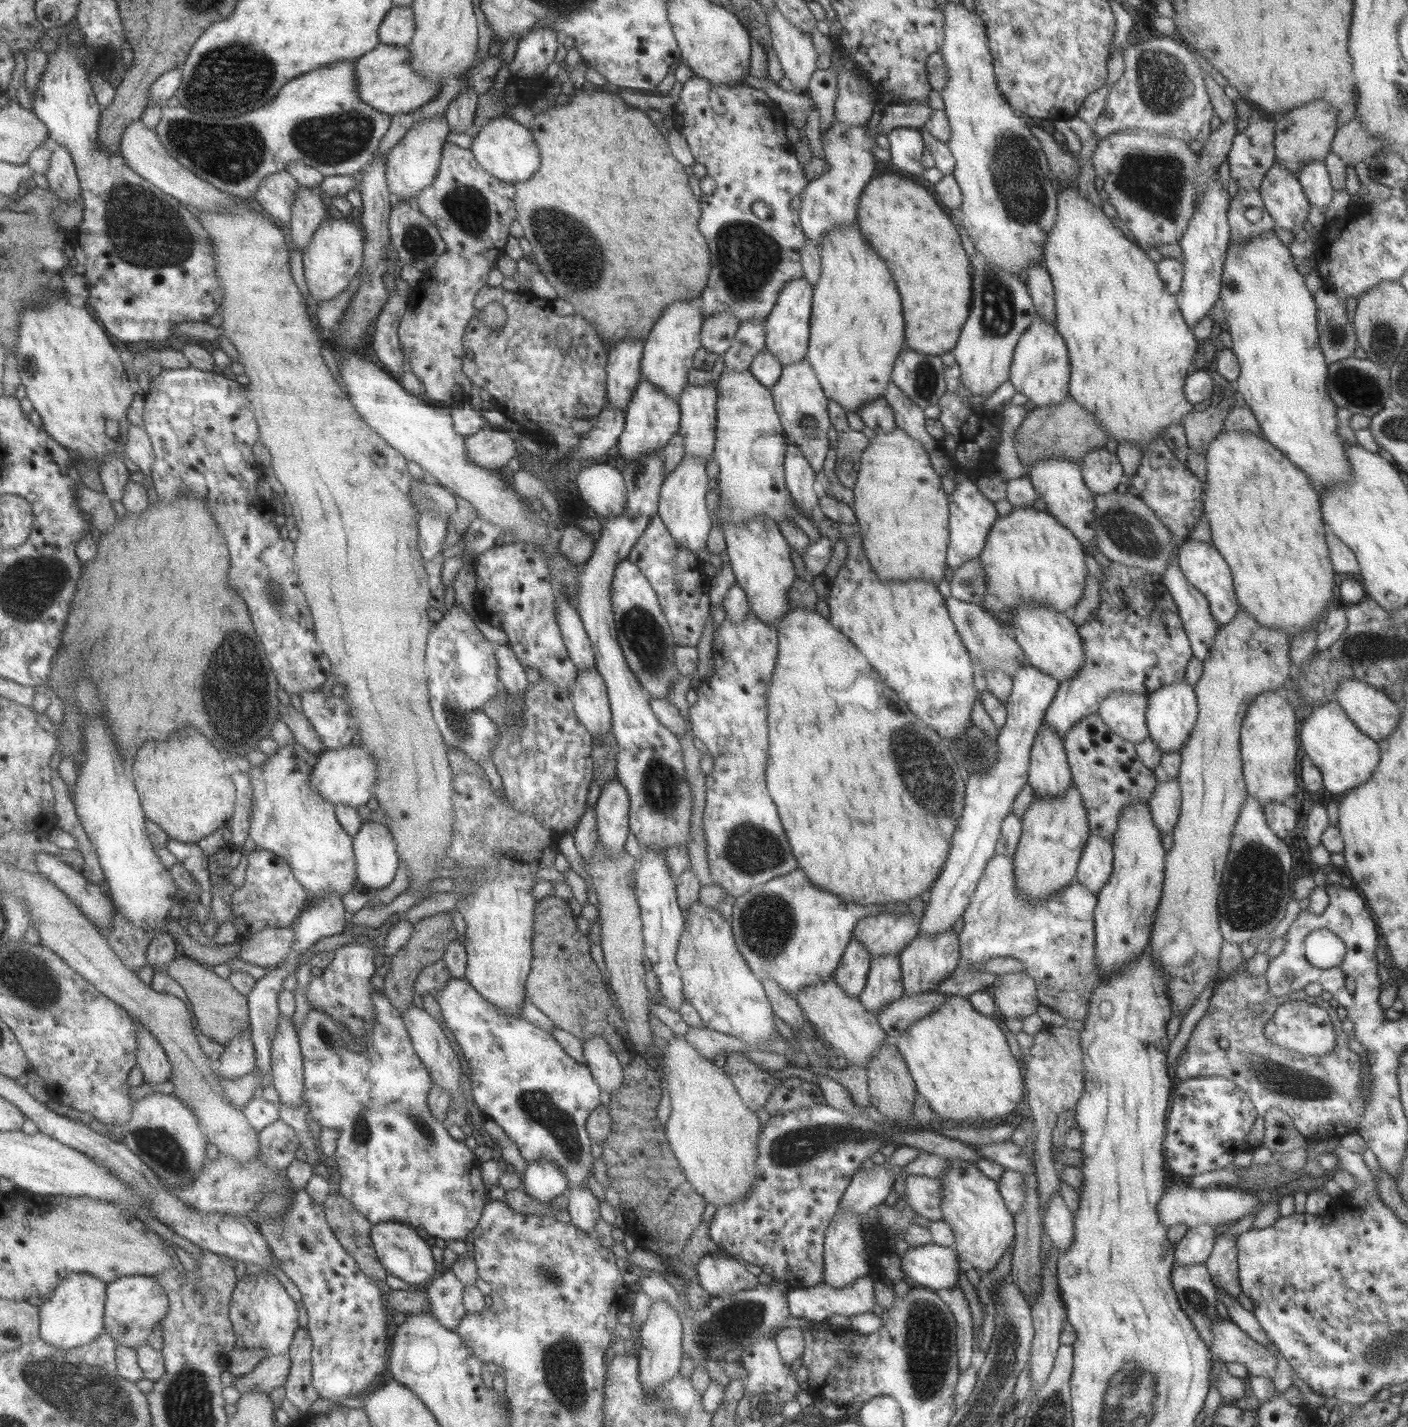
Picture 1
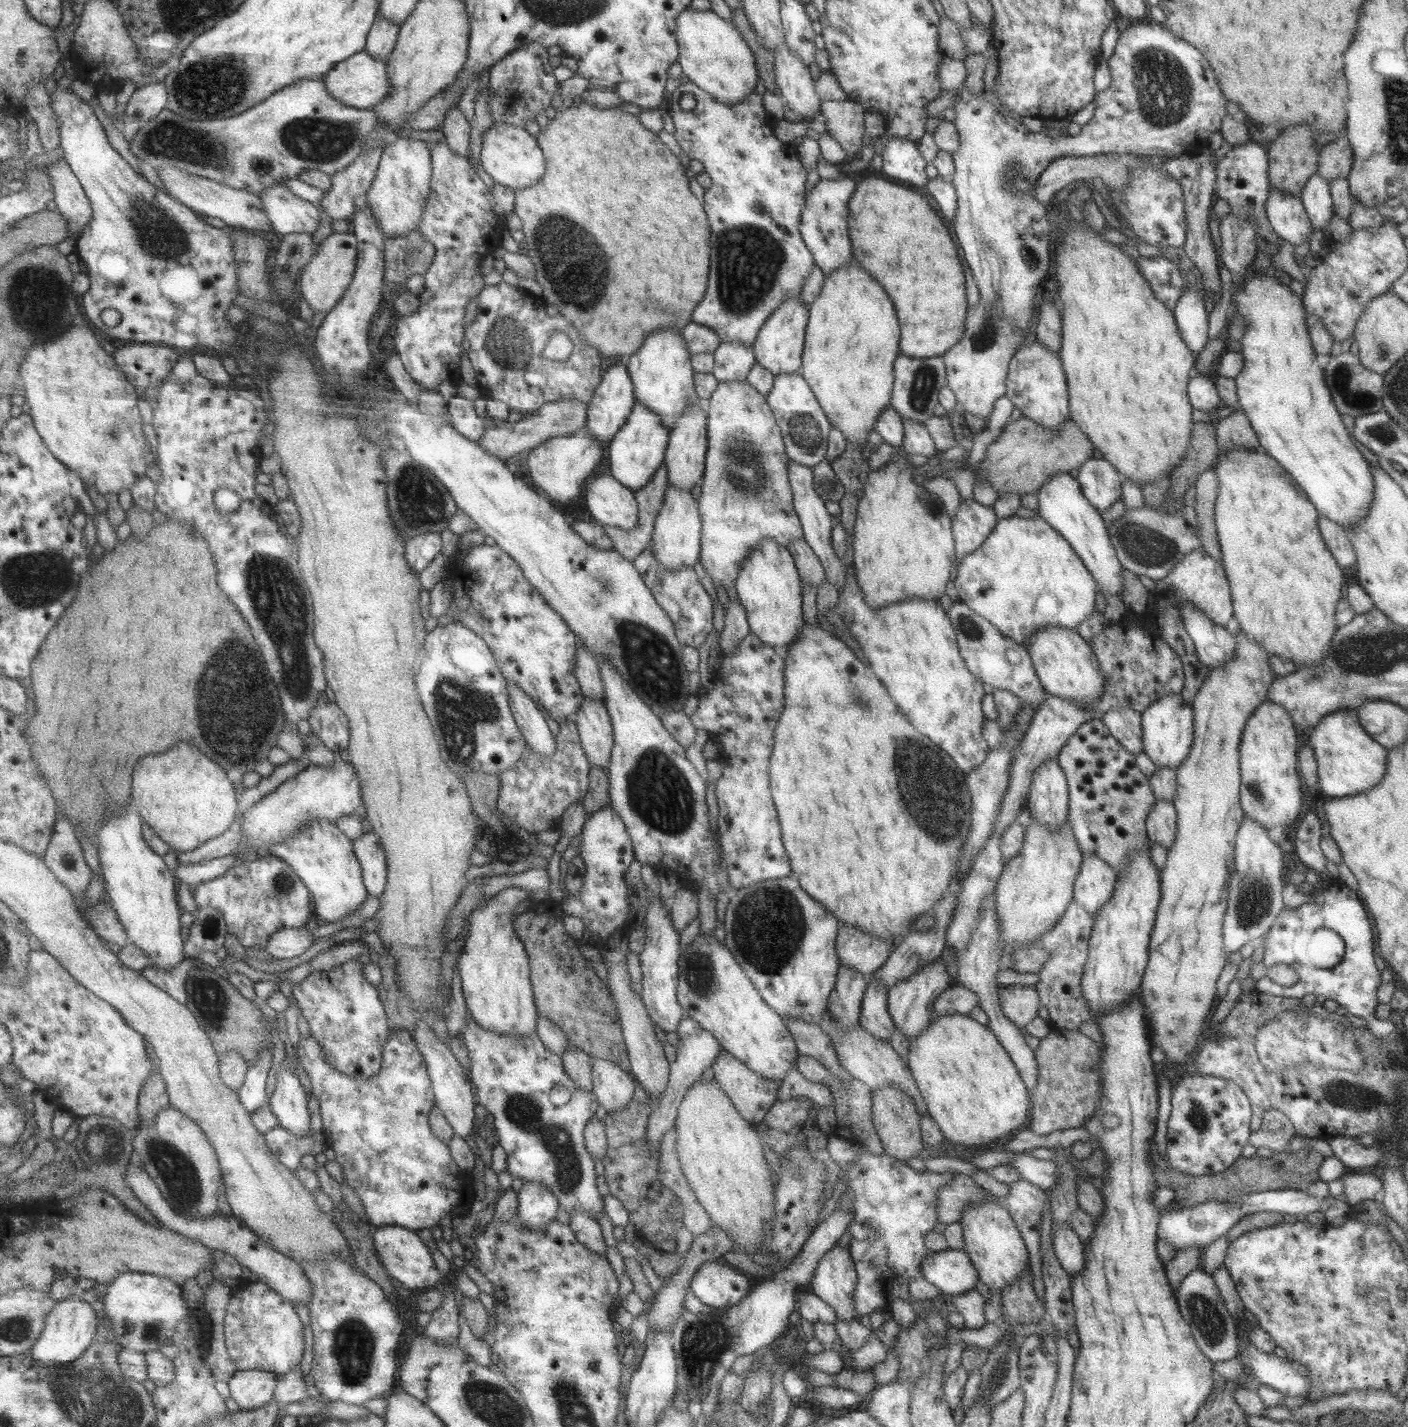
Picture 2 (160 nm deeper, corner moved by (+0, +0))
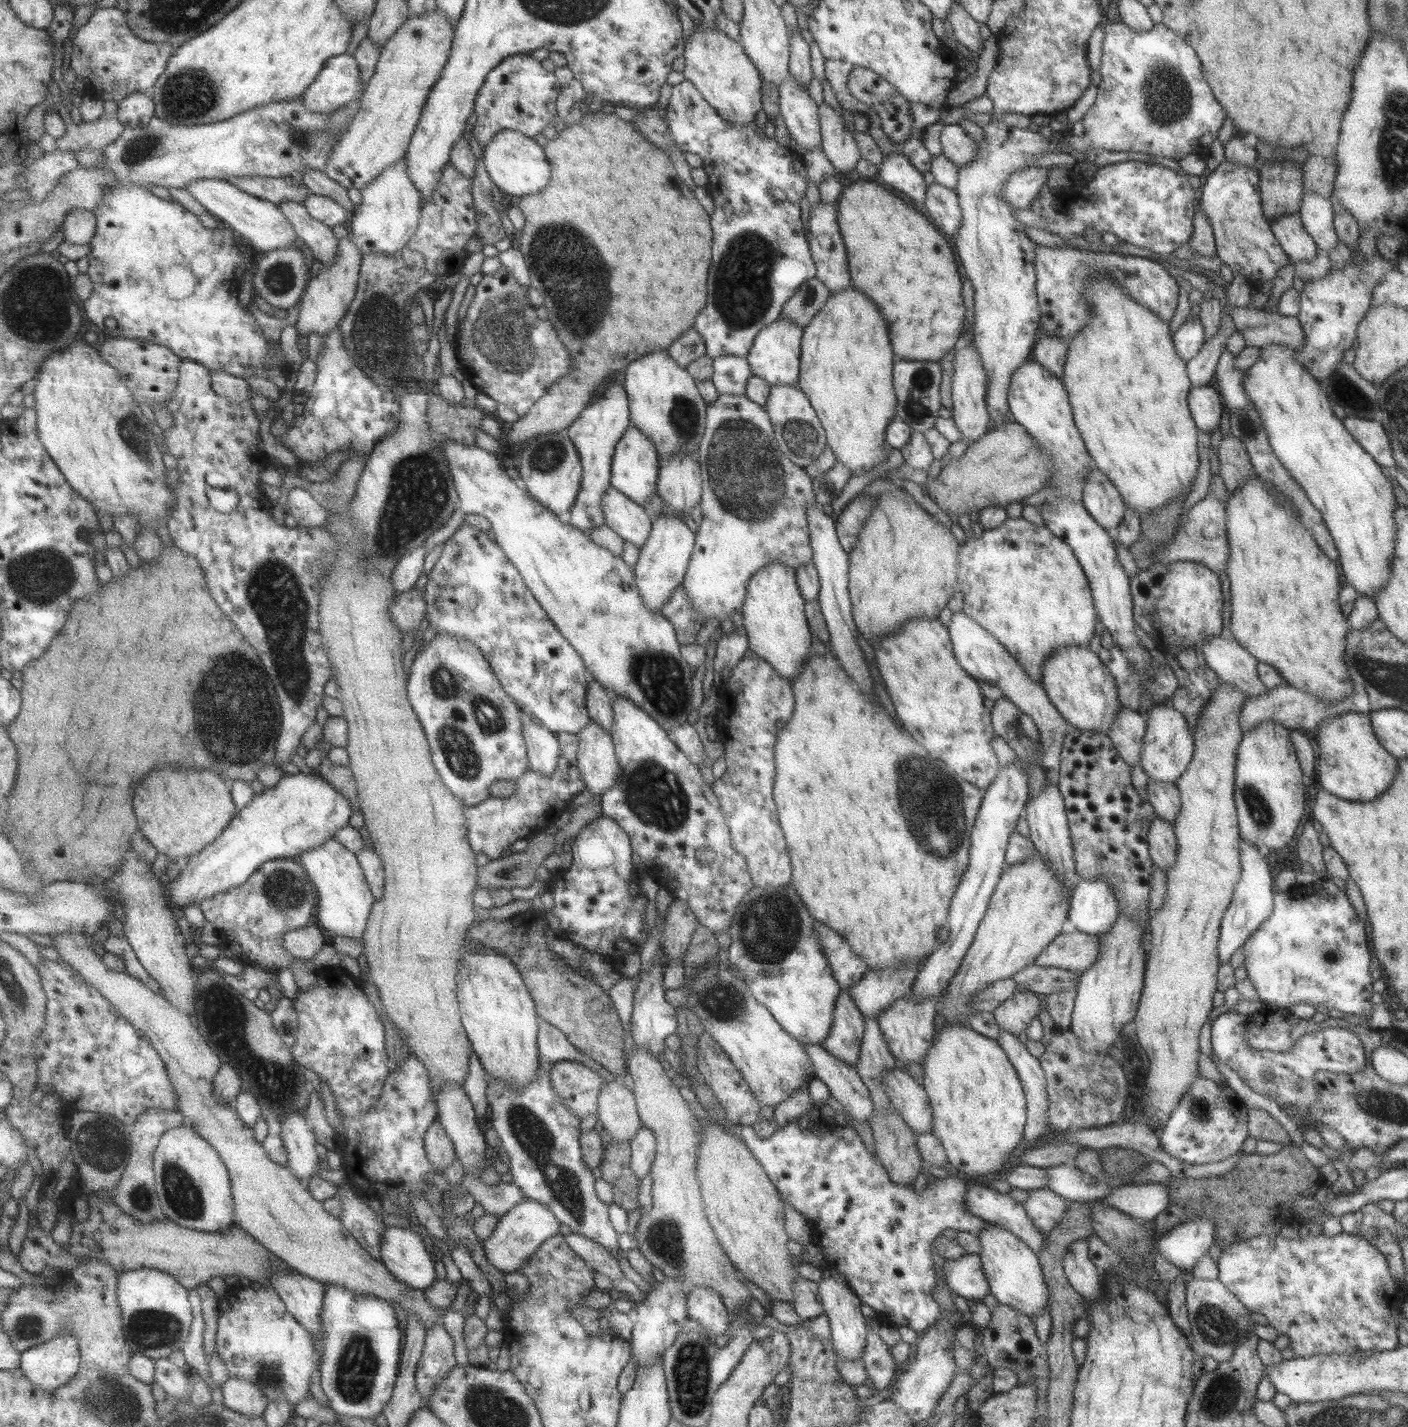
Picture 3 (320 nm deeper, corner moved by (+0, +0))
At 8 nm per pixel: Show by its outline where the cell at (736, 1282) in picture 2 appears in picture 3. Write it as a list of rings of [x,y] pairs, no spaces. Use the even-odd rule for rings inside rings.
[[[706,1286],[690,1287],[686,1297],[687,1320],[697,1320],[711,1340],[721,1341],[728,1332],[727,1311],[720,1296]]]

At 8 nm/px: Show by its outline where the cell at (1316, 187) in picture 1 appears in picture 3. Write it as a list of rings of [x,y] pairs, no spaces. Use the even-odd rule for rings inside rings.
[[[1305,192],[1297,212],[1305,232],[1316,247],[1327,254],[1335,248],[1338,240],[1333,224],[1332,203],[1330,199],[1321,198],[1314,192]]]

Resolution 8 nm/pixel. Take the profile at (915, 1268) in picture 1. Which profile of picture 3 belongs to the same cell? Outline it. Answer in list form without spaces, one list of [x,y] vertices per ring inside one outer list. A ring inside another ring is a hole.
[[[967,1254],[955,1260],[947,1260],[942,1266],[946,1283],[956,1296],[981,1300],[990,1294],[989,1285],[978,1254]]]

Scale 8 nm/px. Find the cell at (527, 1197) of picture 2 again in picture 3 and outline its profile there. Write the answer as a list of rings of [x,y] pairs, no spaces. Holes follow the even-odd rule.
[[[525,1199],[519,1201],[508,1213],[498,1218],[491,1234],[483,1240],[487,1262],[501,1272],[515,1272],[534,1253],[546,1238],[559,1233],[559,1222],[545,1206]]]

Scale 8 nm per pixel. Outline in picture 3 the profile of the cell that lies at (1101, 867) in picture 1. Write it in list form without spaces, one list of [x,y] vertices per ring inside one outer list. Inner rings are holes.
[[[1079,879],[1067,914],[1077,931],[1099,938],[1108,934],[1118,917],[1116,898],[1102,880]]]

